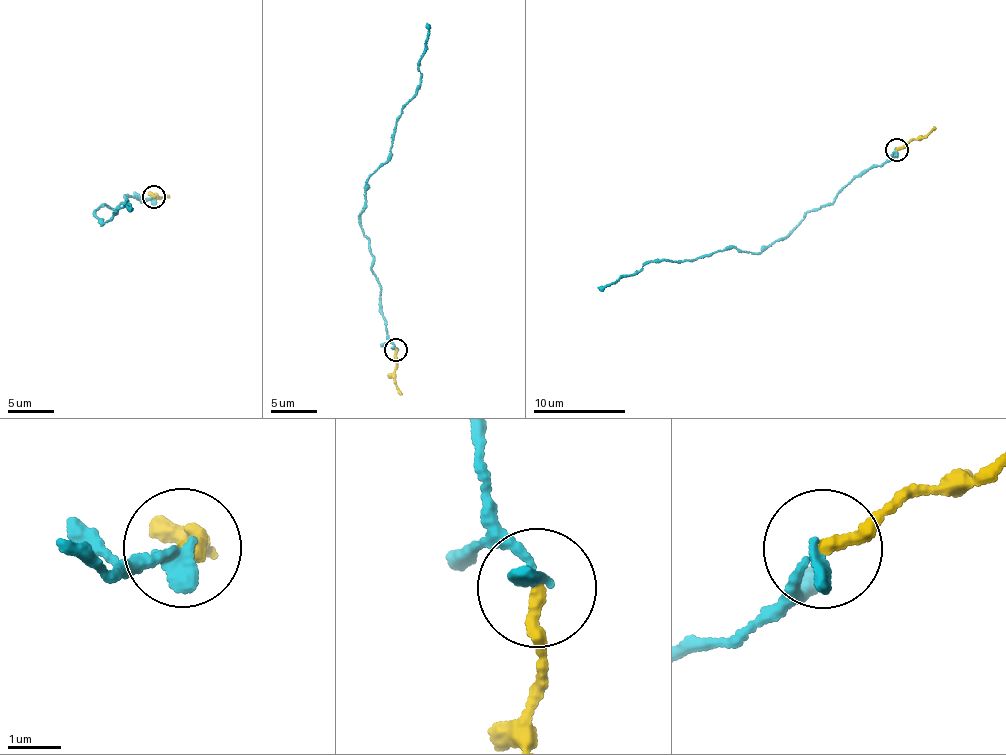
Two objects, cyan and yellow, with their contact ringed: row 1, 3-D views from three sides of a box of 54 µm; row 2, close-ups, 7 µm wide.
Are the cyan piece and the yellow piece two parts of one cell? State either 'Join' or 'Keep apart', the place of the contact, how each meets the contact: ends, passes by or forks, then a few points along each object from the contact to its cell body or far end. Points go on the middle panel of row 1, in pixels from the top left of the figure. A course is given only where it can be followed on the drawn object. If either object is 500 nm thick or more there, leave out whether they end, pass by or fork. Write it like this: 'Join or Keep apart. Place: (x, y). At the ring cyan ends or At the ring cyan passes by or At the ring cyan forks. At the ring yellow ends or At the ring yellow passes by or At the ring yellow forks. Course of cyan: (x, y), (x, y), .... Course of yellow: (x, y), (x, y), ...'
Join. Place: (396, 350). At the ring cyan ends. At the ring yellow ends. Course of cyan: (395, 350), (370, 240), (358, 219), (369, 181), (388, 158), (397, 119), (416, 93), (427, 23). Course of yellow: (395, 350), (395, 382), (402, 395)

